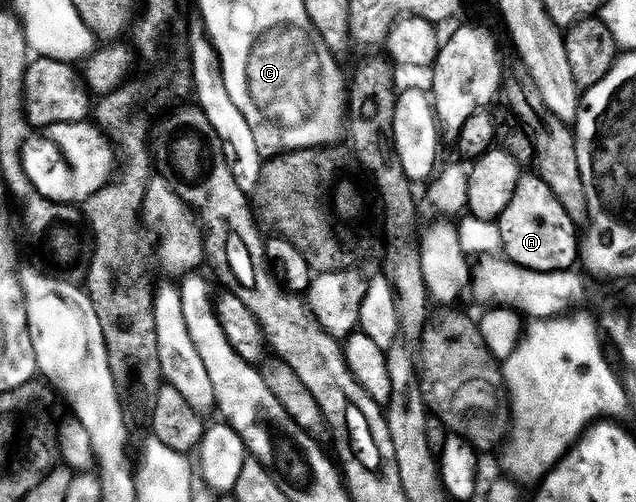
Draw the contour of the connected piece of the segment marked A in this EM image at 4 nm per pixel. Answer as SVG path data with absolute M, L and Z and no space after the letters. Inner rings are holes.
M538 174L520 175L509 206L497 221L501 234L501 252L517 266L534 272L570 272L579 260L580 237L577 226L557 202L557 194L545 186Z

